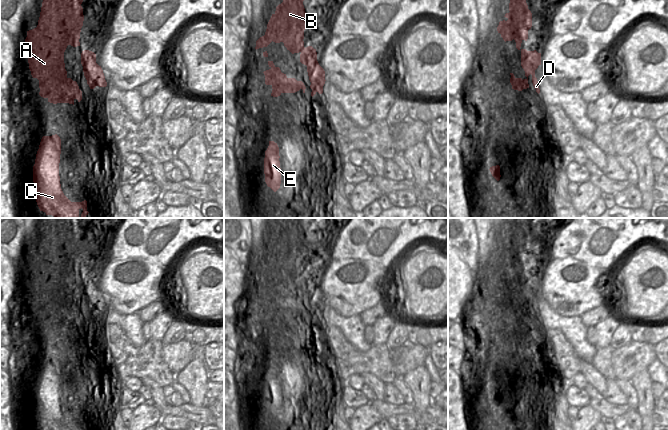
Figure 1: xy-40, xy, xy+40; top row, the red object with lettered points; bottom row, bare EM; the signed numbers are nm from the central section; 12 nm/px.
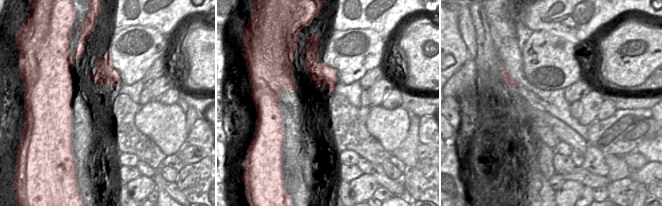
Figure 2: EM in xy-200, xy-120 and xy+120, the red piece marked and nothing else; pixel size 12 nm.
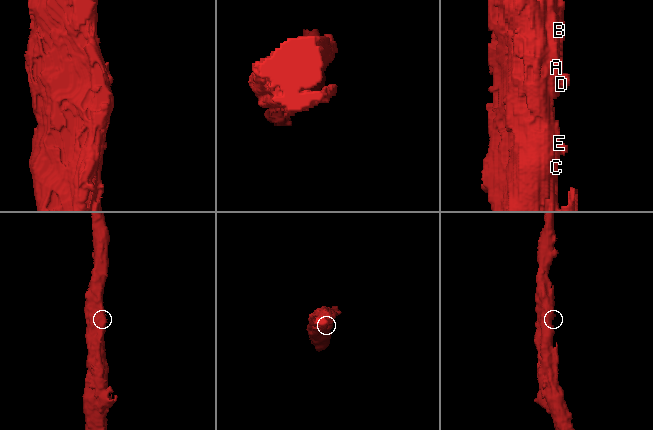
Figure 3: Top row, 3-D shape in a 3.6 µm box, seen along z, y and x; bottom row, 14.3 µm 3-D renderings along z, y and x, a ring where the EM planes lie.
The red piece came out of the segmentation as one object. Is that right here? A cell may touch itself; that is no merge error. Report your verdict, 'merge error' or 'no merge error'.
no merge error

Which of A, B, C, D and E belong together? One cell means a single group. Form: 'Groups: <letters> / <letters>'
Groups: A B C D E

